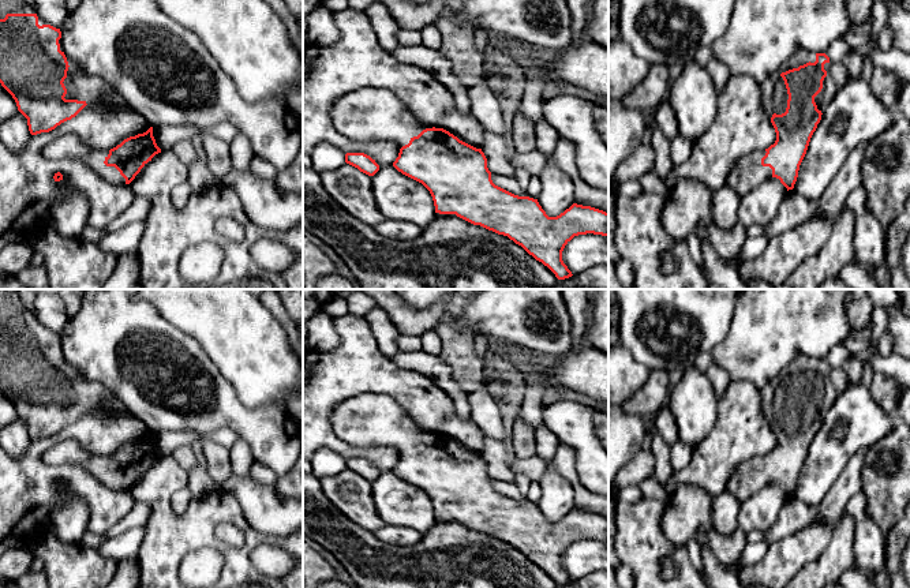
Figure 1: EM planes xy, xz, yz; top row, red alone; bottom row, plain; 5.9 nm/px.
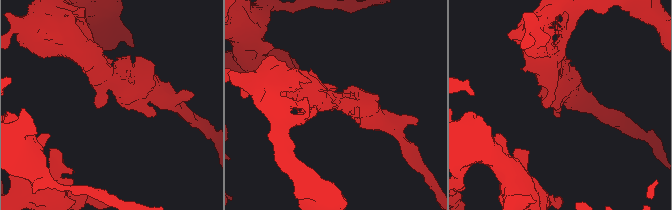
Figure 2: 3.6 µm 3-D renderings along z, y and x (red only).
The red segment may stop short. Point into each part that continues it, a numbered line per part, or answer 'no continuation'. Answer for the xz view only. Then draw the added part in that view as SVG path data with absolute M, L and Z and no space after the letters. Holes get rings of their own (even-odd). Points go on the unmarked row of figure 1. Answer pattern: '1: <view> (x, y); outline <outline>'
1: xz (369, 418); outline M374 392L341 401L332 412L332 424L334 432L353 446L393 446L400 454L422 438L394 398Z

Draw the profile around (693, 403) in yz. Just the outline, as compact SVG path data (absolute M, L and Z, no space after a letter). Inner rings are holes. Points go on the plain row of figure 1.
M694 366L684 370L681 381L670 390L669 404L681 442L694 447L711 432L718 417L718 400L707 374Z

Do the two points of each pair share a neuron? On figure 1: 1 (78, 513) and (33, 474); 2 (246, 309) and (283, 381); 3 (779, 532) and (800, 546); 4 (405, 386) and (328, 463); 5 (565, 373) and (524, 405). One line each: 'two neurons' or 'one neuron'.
1: two neurons
2: one neuron
3: two neurons
4: two neurons
5: two neurons

